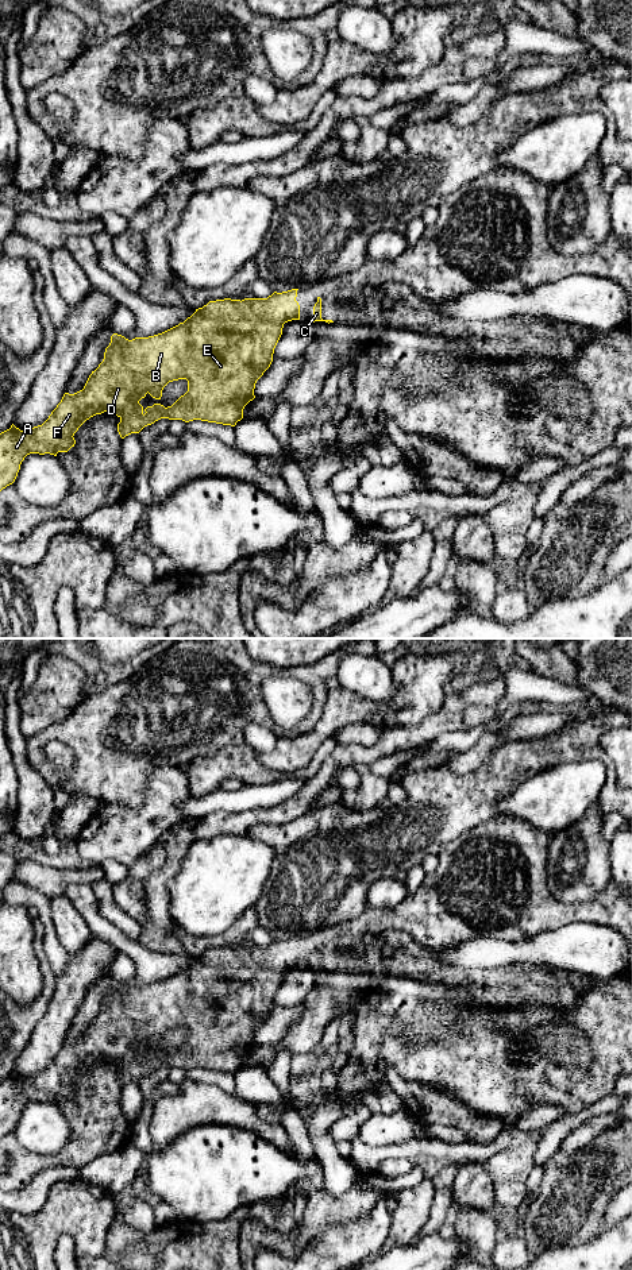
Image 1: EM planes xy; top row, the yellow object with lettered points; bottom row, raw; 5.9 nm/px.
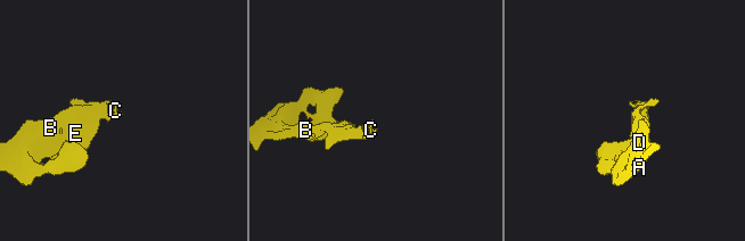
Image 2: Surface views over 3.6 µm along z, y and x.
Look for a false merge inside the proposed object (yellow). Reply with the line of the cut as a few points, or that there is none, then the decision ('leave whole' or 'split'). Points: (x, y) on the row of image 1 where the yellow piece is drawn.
no cut | leave whole

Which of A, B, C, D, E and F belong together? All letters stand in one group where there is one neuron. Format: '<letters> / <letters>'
A B C D E F

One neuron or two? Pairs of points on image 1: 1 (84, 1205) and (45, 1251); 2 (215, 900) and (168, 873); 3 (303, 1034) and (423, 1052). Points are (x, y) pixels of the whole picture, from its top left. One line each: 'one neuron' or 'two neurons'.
1: one neuron
2: two neurons
3: two neurons

